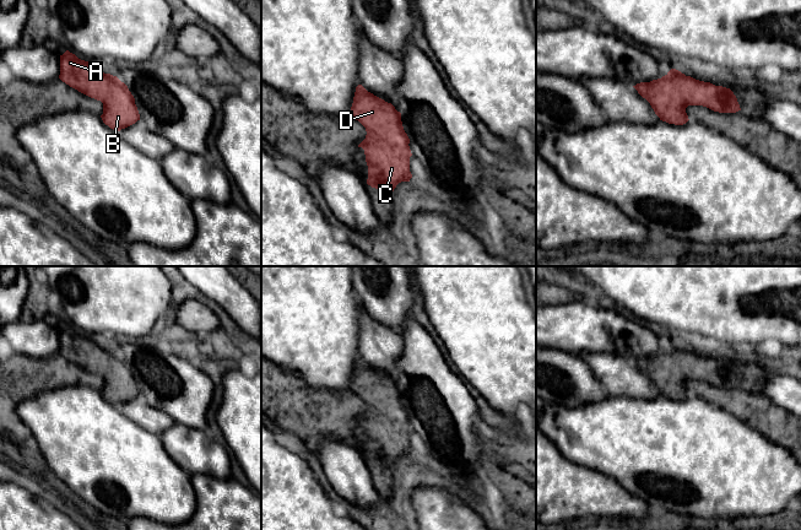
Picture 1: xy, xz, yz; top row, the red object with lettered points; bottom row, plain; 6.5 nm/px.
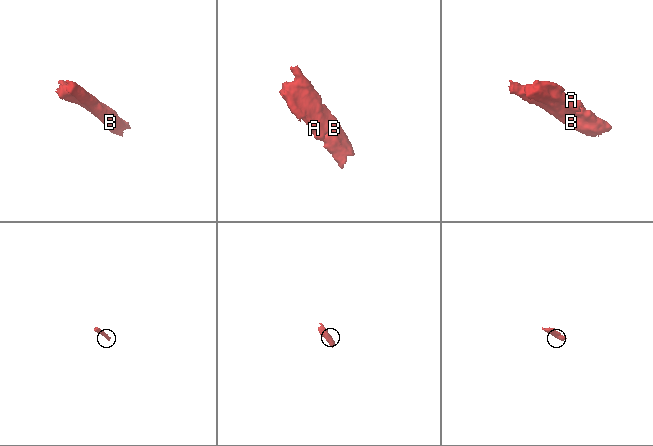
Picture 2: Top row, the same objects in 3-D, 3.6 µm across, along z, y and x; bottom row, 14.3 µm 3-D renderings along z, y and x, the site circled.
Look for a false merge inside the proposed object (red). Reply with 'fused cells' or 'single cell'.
single cell

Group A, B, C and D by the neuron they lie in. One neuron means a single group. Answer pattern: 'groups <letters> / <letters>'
groups A B C D

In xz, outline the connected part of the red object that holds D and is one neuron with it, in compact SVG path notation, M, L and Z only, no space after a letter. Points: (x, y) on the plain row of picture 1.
M362 359L356 362L351 390L358 395L367 406L366 413L358 420L364 424L368 440L367 459L390 470L401 456L410 456L410 413L404 405L401 388L391 378L368 367Z

